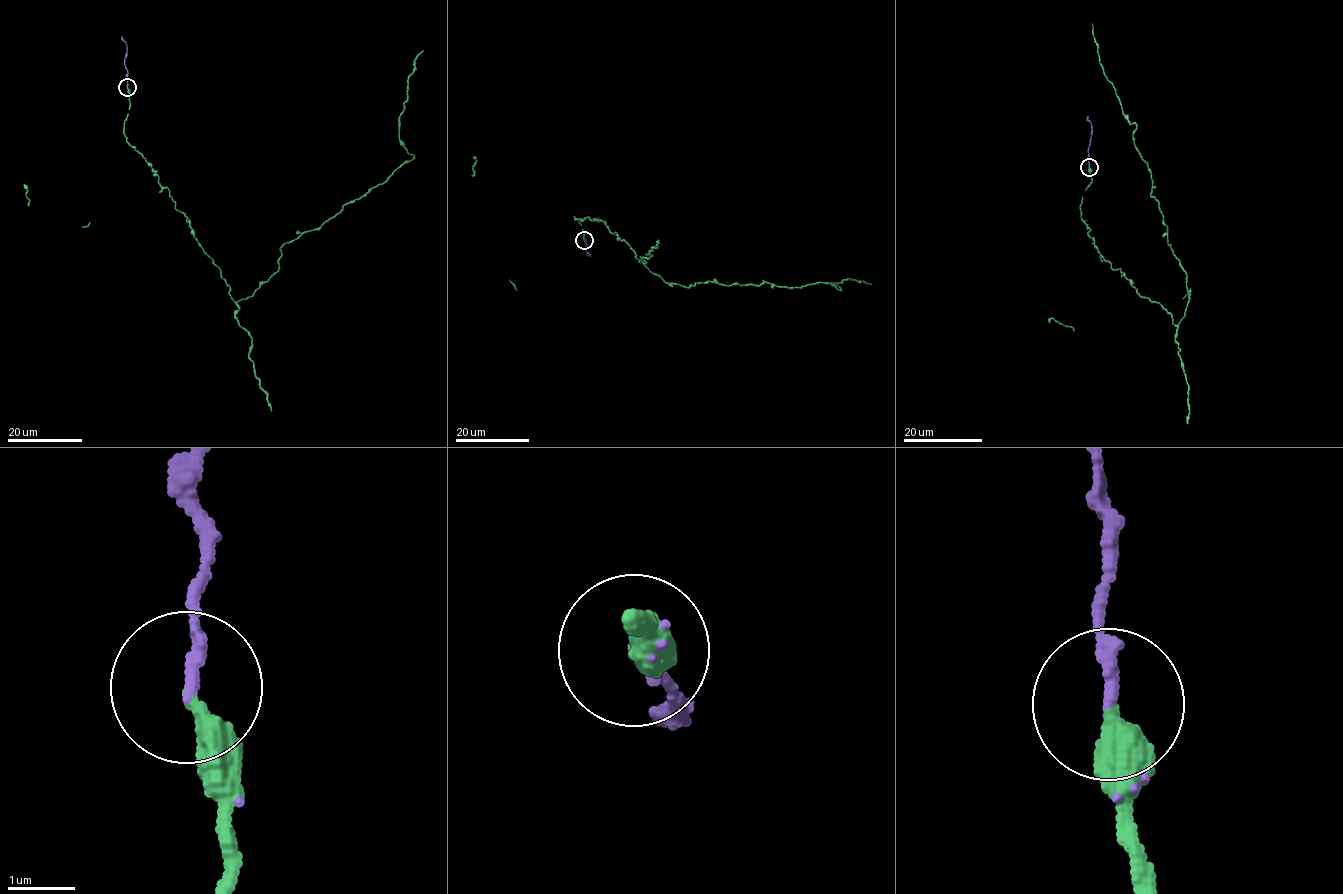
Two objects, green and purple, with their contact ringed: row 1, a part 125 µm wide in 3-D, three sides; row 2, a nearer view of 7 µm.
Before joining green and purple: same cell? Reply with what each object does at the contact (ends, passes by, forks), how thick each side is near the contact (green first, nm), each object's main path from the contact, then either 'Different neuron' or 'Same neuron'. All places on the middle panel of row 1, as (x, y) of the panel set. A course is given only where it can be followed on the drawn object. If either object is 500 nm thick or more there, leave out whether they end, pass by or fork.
At the ring green ends. At the ring purple ends. Thickness 300 nm (green) against 180 nm. Course of green: (583, 240), (573, 216), (605, 222), (653, 273), (688, 288), (872, 284). Course of purple: (583, 240), (590, 256), (586, 255). Same neuron

